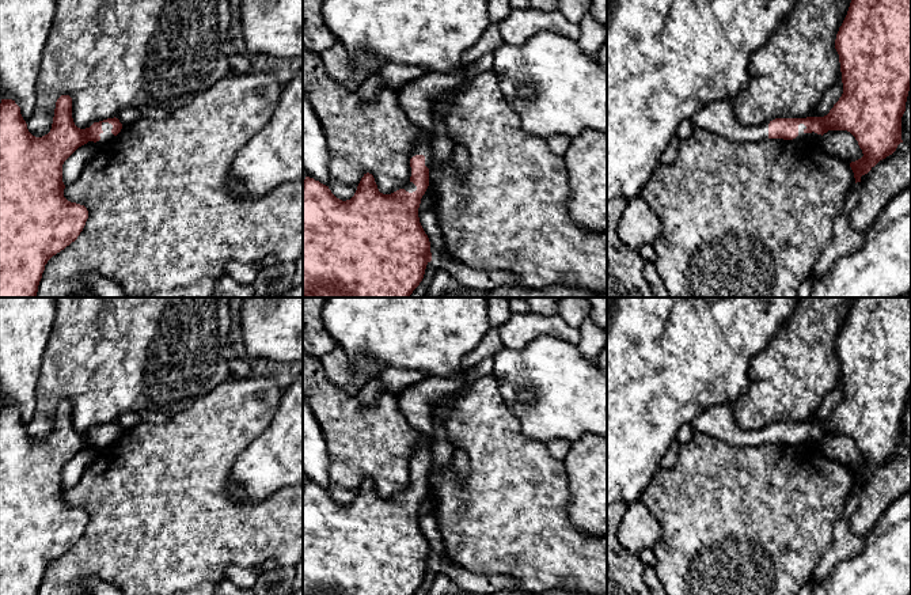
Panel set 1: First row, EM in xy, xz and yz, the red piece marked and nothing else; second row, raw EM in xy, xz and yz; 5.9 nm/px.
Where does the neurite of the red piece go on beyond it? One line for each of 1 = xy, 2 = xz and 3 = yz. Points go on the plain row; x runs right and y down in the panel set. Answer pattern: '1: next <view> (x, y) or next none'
1: next xy (106, 440)
2: next xz (414, 401)
3: next yz (718, 421)

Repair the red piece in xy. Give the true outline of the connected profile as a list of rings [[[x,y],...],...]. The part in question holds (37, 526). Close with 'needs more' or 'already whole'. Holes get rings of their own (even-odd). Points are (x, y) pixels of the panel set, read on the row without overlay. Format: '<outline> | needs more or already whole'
[[[61,399],[56,406],[52,433],[42,441],[33,440],[12,403],[0,408],[0,595],[38,595],[48,565],[77,543],[88,523],[84,509],[64,501],[64,466],[81,450],[94,446],[98,450],[110,447],[122,433],[118,422],[94,427],[80,433],[72,422],[72,402]]] | needs more

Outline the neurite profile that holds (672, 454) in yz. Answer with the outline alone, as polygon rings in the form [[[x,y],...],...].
[[[673,440],[671,443],[668,451],[663,456],[663,459],[660,462],[660,467],[665,467],[665,469],[672,467],[676,463],[677,458],[679,458],[679,450],[680,450],[679,443],[676,440]]]

